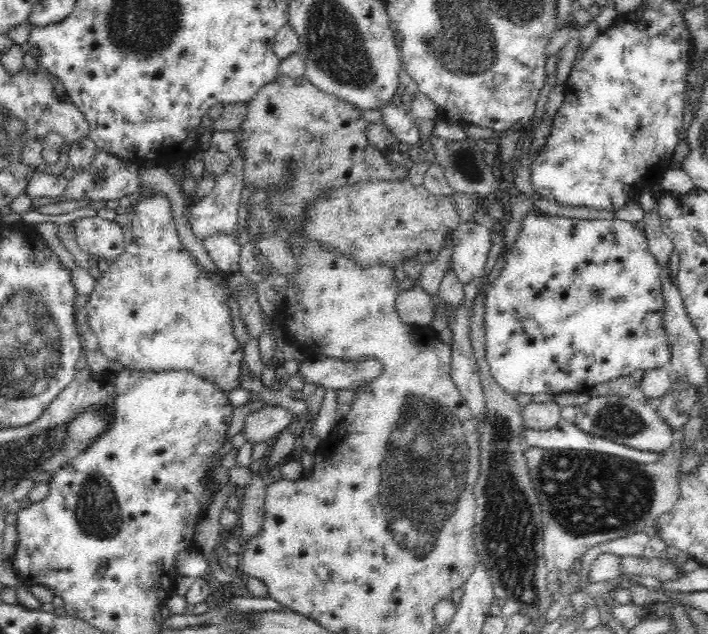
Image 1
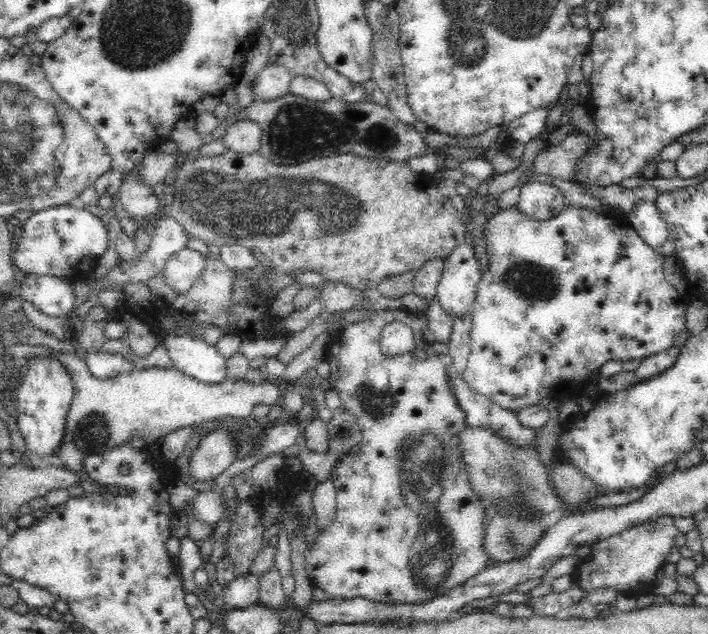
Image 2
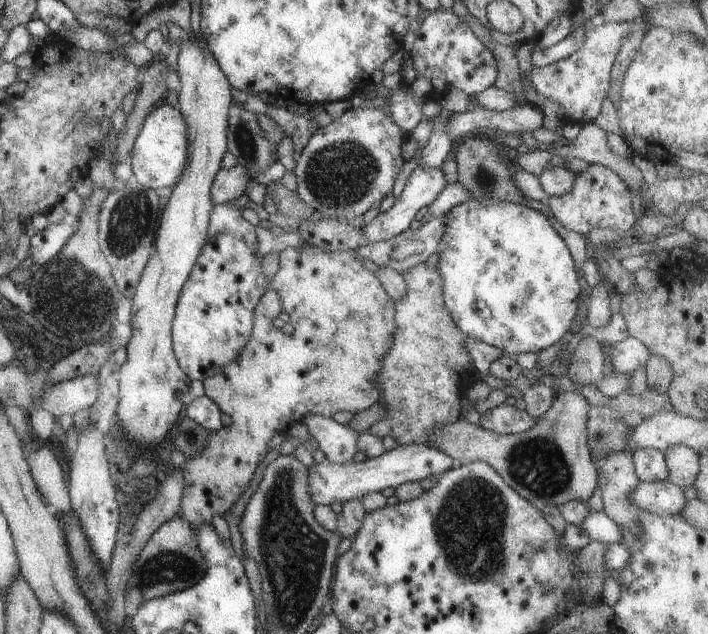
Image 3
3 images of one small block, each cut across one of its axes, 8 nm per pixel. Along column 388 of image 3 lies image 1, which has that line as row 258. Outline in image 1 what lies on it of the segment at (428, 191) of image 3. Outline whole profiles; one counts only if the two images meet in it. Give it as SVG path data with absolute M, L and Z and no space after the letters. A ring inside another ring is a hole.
M217 234L203 240L204 250L216 265L216 270L228 277L236 276L239 270L242 247L236 243L237 235Z

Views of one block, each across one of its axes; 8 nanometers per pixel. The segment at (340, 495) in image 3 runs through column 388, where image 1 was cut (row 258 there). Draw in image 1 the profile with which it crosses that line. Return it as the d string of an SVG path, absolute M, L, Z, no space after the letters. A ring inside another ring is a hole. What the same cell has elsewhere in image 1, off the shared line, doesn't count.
M461 221L451 234L450 269L457 282L467 285L482 276L490 252L490 229L473 221Z

